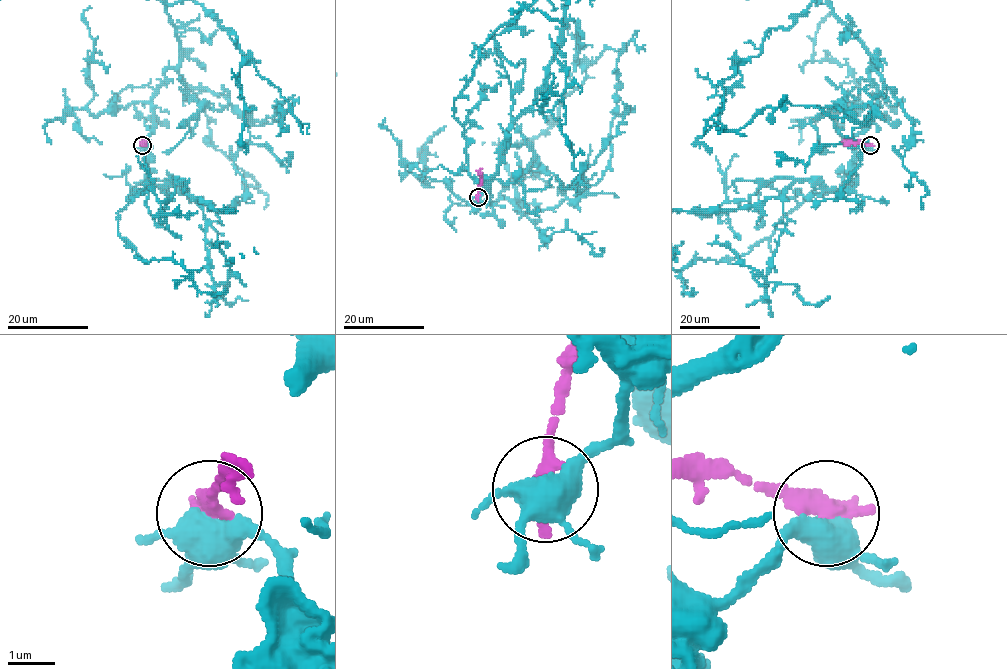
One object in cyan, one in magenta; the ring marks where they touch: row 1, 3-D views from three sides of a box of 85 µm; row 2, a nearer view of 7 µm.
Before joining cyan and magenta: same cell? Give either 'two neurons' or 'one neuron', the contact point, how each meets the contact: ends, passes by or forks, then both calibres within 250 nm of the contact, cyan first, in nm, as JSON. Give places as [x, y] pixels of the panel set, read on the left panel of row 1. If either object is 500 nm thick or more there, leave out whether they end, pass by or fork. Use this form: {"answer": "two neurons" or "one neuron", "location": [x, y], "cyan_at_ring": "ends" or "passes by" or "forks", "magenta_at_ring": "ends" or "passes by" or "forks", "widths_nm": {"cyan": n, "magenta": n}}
{"answer": "two neurons", "location": [142, 145], "cyan_at_ring": "forks", "magenta_at_ring": "ends", "widths_nm": {"cyan": 420, "magenta": 440}}

